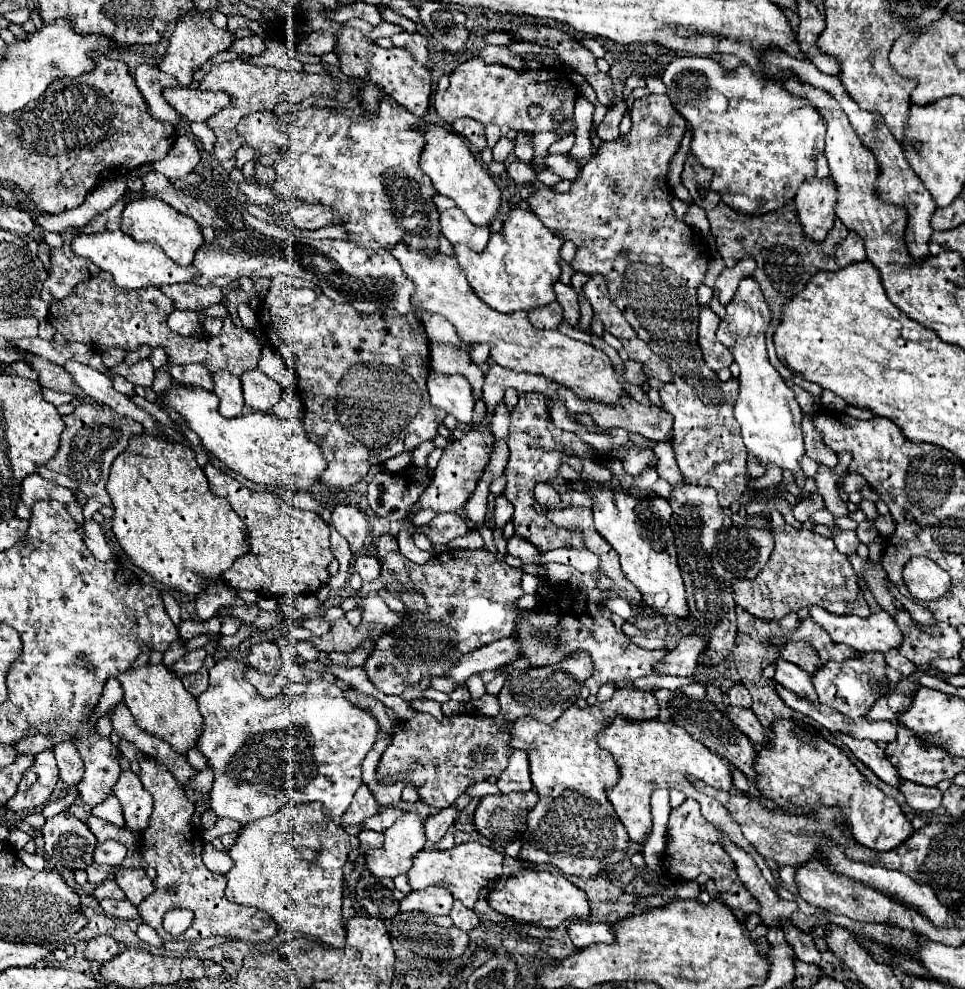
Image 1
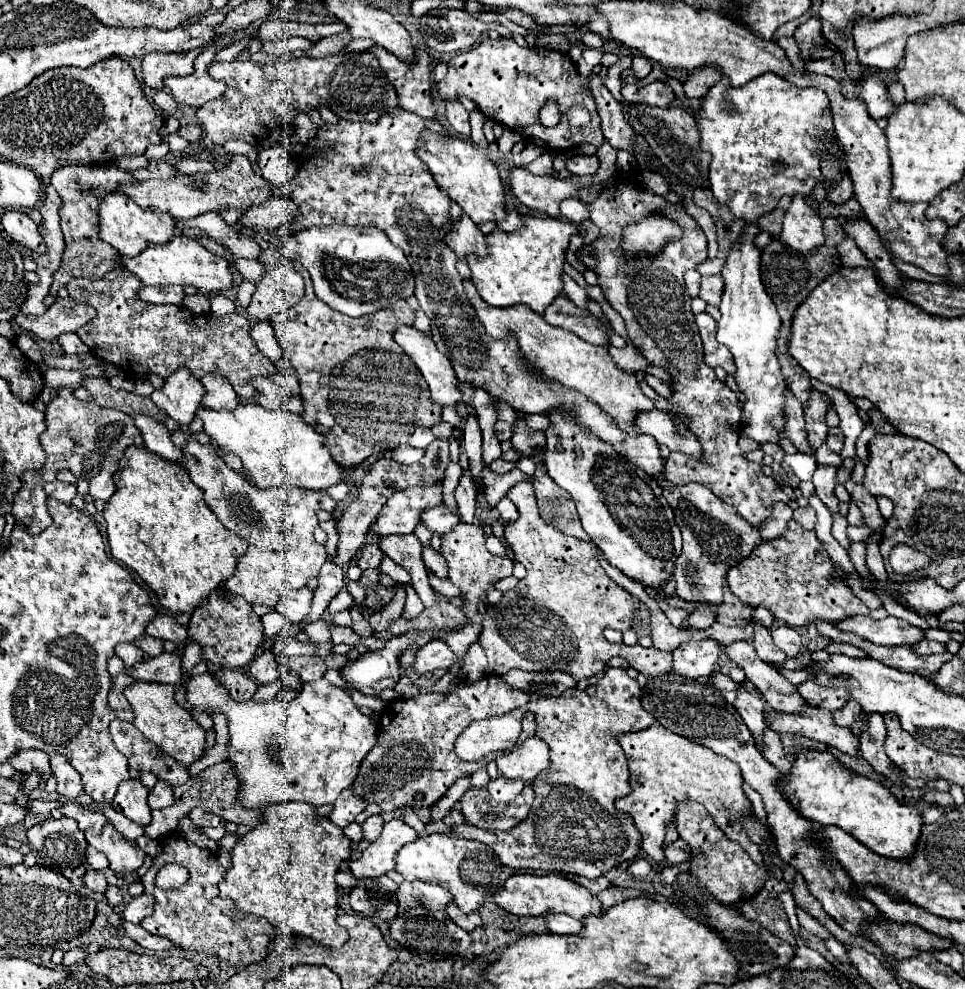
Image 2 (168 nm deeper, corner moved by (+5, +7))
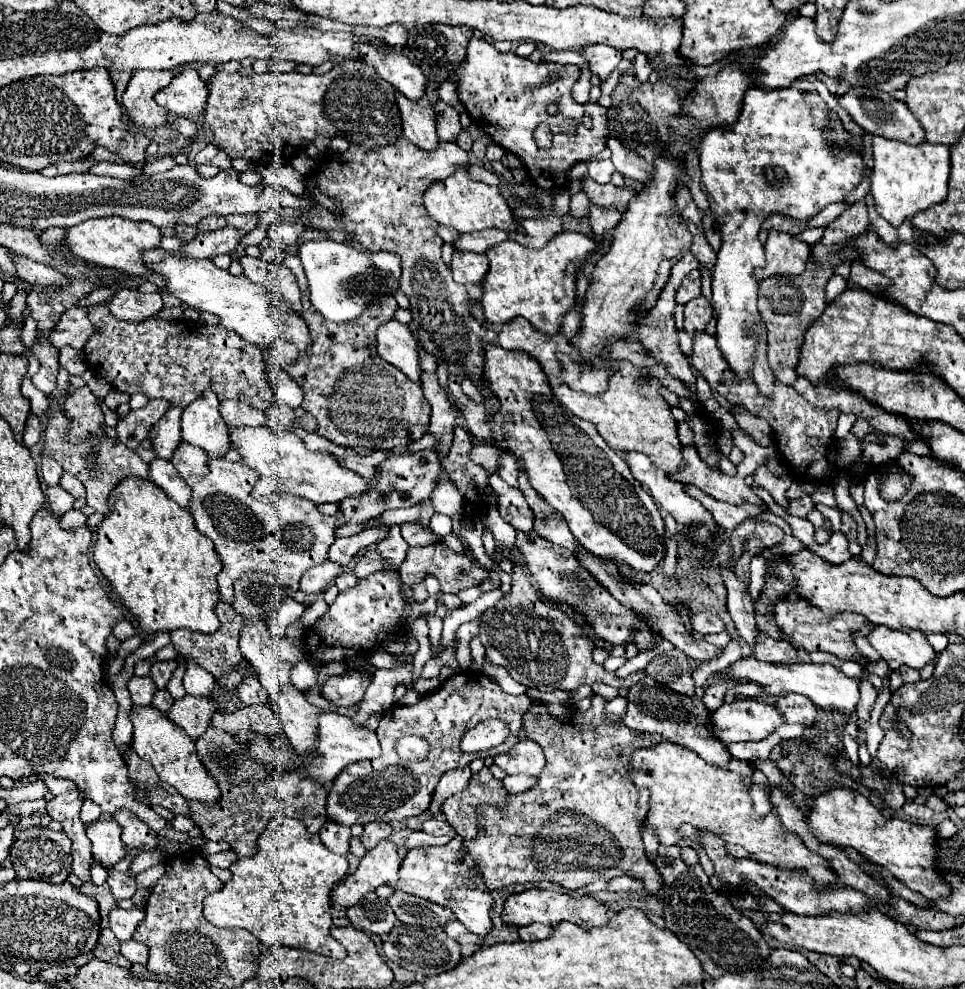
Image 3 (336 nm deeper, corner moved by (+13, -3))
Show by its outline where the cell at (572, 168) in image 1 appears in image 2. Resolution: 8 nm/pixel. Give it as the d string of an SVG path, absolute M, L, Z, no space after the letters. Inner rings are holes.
M567 156L565 168L571 174L595 174L599 168L597 156Z

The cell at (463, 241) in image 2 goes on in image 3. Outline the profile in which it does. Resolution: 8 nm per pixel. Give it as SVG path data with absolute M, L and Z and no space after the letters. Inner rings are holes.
M455 252L451 260L451 272L453 280L463 284L469 292L471 302L481 300L481 282L489 270L489 262L485 254L473 254L473 252Z

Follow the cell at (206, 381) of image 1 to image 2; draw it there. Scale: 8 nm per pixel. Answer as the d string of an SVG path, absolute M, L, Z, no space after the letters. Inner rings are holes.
M179 366L169 376L169 380L165 380L165 384L151 394L151 400L177 424L187 428L189 422L195 418L195 410L199 408L203 396L205 388L201 380L195 378L189 368Z

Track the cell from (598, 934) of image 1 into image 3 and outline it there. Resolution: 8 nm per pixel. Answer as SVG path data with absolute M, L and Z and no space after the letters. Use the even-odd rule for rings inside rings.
M529 924L529 926L521 926L519 928L519 938L523 942L533 942L533 940L545 940L551 934L551 926L547 924Z

